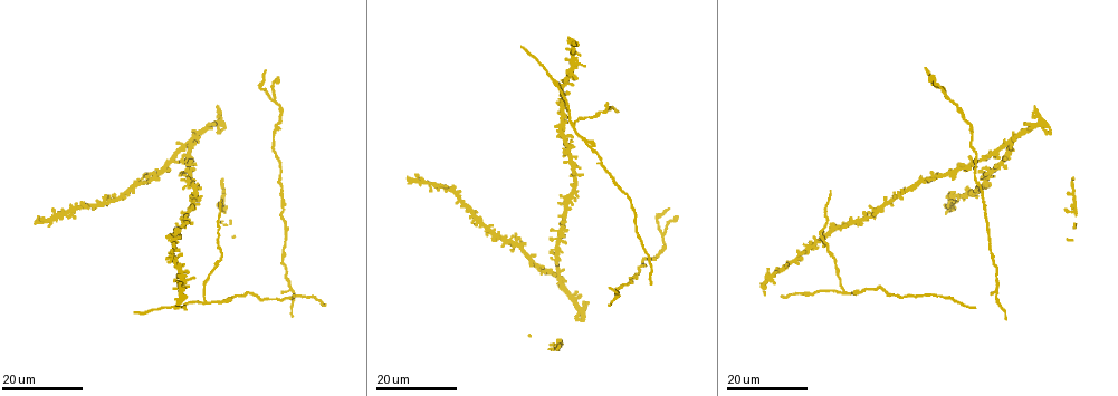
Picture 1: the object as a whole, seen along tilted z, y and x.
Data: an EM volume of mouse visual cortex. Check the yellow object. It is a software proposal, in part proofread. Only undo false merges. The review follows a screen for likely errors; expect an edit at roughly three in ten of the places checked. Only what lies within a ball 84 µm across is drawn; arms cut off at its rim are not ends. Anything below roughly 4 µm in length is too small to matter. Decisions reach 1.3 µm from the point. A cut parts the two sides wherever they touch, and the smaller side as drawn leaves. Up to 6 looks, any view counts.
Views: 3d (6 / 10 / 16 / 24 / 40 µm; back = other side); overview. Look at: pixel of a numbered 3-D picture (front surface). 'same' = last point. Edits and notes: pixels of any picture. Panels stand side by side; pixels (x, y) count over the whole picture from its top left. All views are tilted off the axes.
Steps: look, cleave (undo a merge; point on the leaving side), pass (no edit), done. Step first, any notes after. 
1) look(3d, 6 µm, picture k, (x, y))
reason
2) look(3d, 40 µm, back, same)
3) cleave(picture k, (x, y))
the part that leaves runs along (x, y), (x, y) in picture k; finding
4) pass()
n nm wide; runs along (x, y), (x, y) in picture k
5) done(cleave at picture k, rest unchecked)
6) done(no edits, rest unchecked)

look(3d, 16 µm, picture 1, (663, 233))
branch point

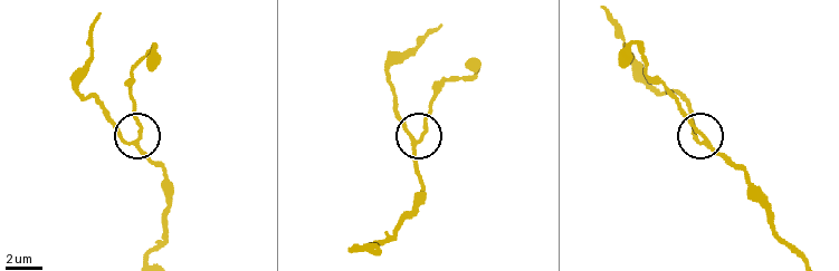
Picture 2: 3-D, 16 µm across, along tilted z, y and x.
look(3d, 6 µm, picture 2, (707, 138))

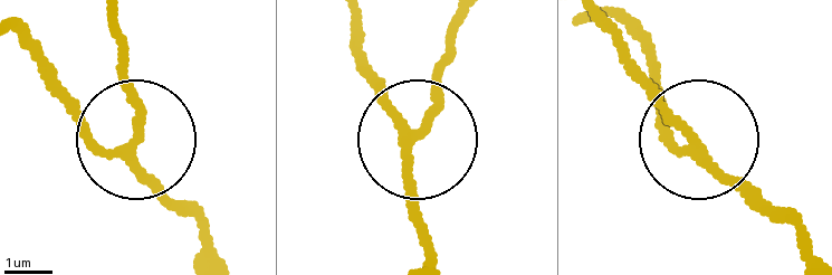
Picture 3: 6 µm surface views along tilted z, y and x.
pass()
3 arms; one cell here

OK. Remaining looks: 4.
look(3d, 24 µm, picture 1, (996, 282))
thick turns thin

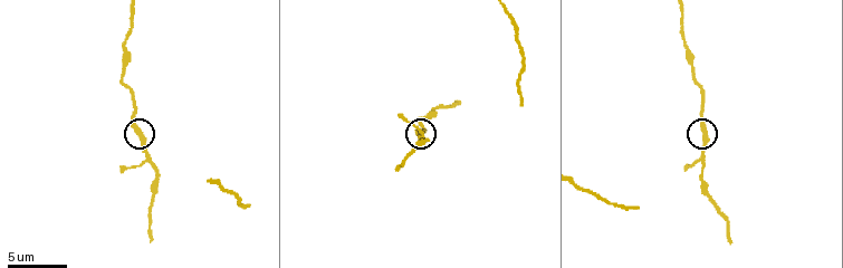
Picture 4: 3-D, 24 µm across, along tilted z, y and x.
look(3d, 10 µm, picture 4, (704, 128))

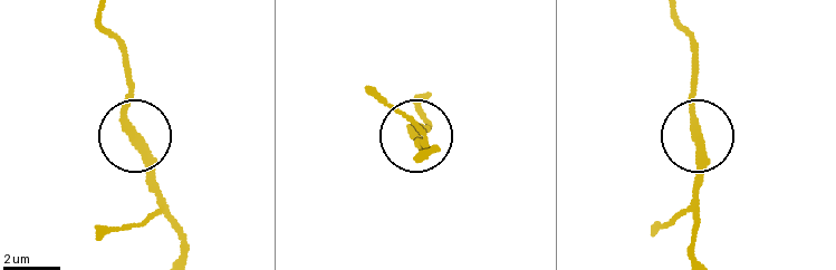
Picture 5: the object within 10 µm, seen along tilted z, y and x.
pass()
continuous, no second cell

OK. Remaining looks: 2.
look(3d, 24 µm, picture 1, (846, 291))
arms part here

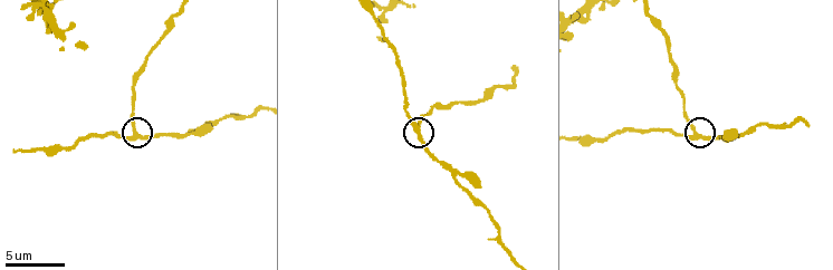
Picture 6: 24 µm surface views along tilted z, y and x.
look(3d, 6 µm, picture 6, (137, 135))
zoom in

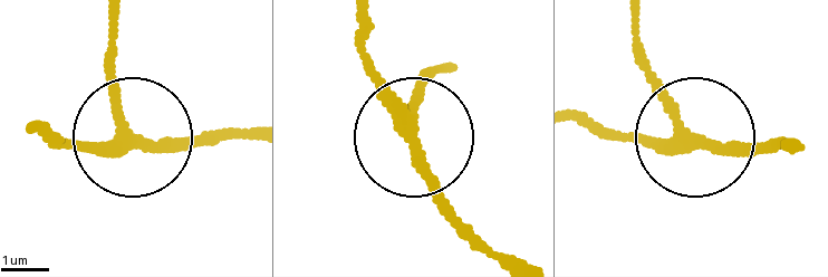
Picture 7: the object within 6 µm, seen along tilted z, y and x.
pass()
3 arms; continuous, no second cell

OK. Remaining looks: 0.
done(no edits, rest unchecked)

